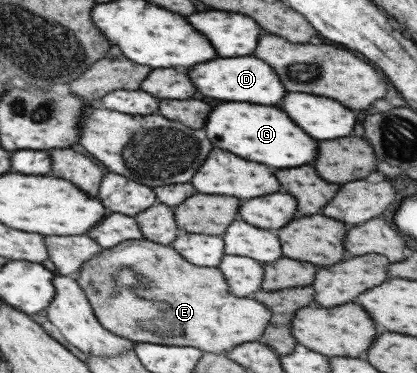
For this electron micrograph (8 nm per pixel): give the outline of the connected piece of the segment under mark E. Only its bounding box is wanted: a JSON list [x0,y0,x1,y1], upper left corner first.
[75,237,271,354]

